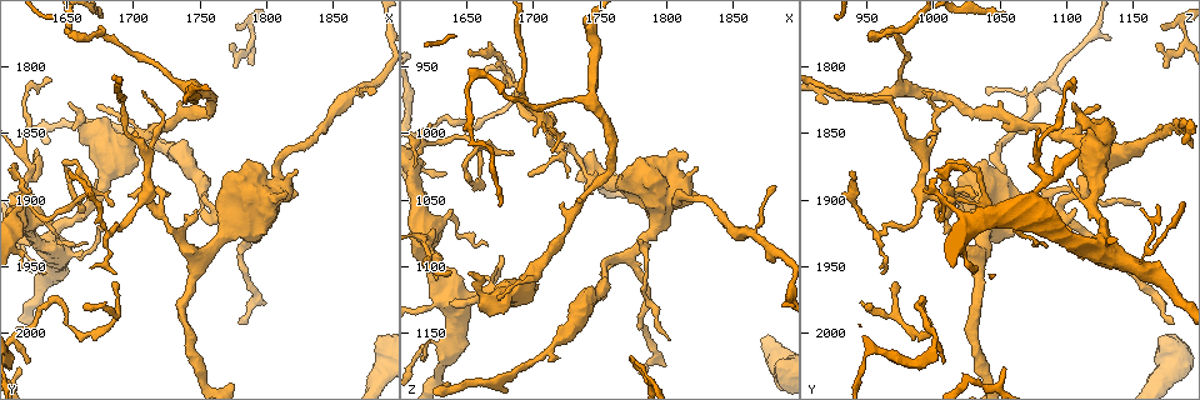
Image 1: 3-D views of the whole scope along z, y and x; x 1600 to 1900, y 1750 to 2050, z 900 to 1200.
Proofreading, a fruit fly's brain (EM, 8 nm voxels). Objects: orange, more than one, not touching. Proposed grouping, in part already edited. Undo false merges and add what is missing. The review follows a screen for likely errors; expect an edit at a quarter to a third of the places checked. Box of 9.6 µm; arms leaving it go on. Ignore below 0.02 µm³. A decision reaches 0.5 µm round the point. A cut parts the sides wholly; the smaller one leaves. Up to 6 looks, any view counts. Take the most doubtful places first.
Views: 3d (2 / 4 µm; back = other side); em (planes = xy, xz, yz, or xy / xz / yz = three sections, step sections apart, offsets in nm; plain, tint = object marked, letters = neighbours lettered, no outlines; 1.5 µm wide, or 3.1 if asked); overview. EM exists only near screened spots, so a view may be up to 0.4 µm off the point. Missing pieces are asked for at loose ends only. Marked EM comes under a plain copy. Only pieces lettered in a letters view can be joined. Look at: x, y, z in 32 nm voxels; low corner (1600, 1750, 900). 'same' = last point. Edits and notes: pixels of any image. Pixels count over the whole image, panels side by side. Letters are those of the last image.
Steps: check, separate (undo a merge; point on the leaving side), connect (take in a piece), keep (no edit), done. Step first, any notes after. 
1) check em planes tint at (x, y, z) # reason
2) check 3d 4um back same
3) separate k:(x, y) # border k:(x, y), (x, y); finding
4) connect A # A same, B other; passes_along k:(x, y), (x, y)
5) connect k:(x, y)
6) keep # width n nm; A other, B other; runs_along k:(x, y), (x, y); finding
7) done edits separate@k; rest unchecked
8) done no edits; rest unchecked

check em planes letters at (1684, 1906, 1018) # an open end

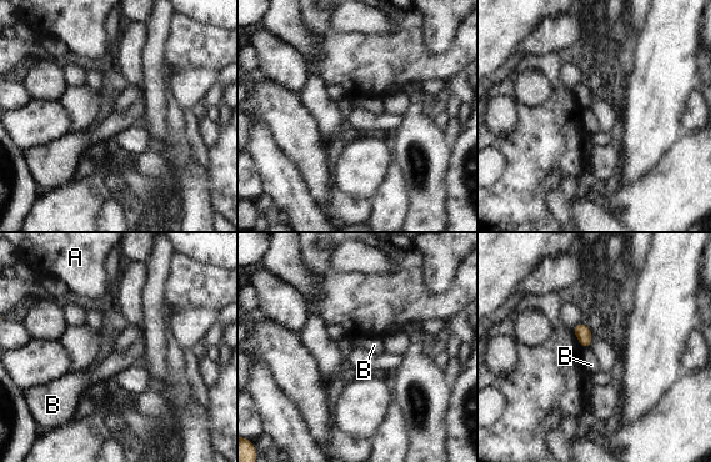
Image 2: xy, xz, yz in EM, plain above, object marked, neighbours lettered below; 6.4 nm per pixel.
keep # A other, B other; border 2:(589, 346), (585, 348); no lettered piece goes on from it

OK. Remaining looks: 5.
check 3d 4um at (1622, 2024, 1008)

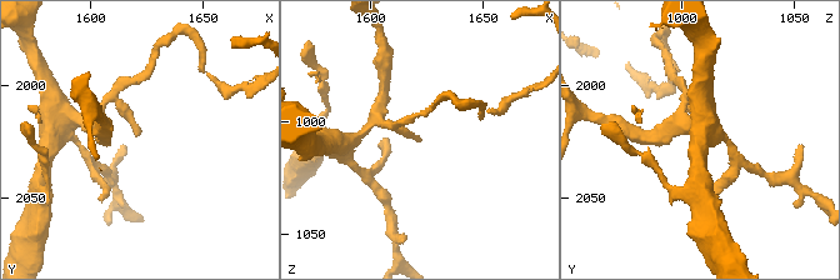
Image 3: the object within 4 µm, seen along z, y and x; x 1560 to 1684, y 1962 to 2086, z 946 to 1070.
check em yz step 8 tint at (1622, 2022, 1008) # now the EM

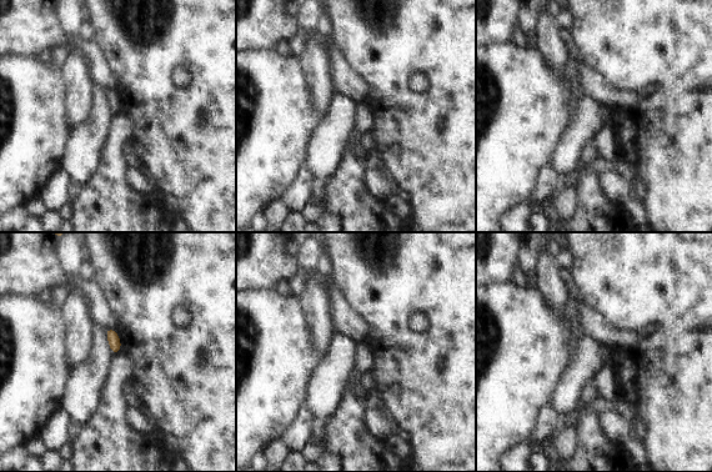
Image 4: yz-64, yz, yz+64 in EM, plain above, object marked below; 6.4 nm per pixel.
check em planes letters same

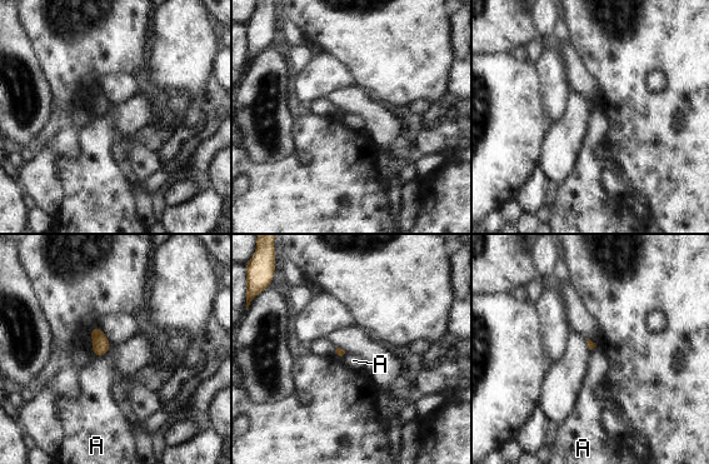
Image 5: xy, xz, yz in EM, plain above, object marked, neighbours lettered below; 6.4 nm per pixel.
keep # A other; border 5:(105, 353), (96, 357); no lettered piece goes on from it

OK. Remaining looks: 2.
check em planes letters at (1744, 1916, 1044) # branch stops here

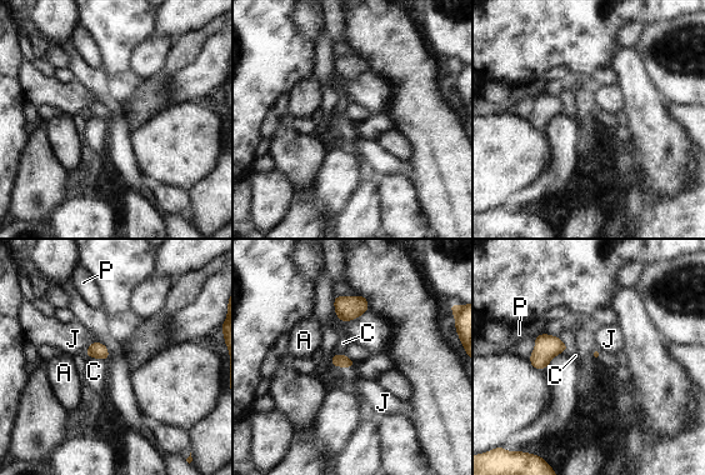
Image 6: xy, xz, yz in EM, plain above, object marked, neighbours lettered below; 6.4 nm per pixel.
keep # A other, C other, J other, P other; border 6:(344, 353), (333, 354), (330, 365); none of them fits

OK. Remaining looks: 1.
done no edits; rest unchecked

